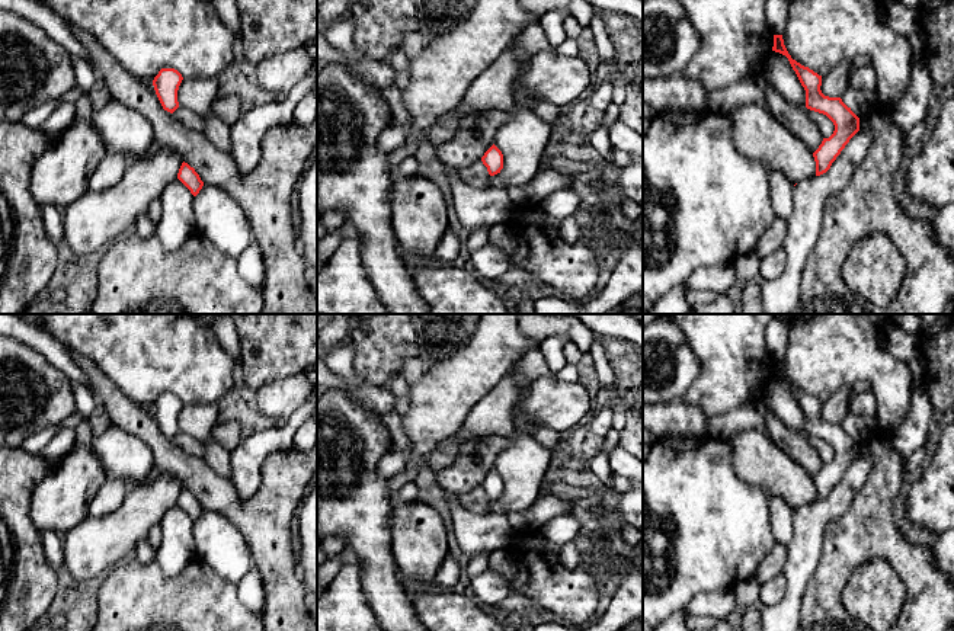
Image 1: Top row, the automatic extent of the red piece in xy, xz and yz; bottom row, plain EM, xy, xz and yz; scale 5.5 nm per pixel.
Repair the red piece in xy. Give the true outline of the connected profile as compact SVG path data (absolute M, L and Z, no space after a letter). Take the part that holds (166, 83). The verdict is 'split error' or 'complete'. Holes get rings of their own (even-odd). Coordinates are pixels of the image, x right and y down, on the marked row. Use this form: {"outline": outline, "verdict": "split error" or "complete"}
{"outline": "M161 68L153 80L156 95L164 110L173 113L179 108L177 90L182 74L175 68Z", "verdict": "complete"}

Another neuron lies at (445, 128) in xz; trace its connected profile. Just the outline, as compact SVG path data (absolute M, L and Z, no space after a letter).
M462 106L455 115L449 118L441 118L429 128L428 141L433 145L433 148L445 141L449 141L460 131L462 118L477 112L481 110Z

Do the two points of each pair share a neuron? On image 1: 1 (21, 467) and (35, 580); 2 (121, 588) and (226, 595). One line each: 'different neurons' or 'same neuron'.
1: same neuron
2: same neuron

